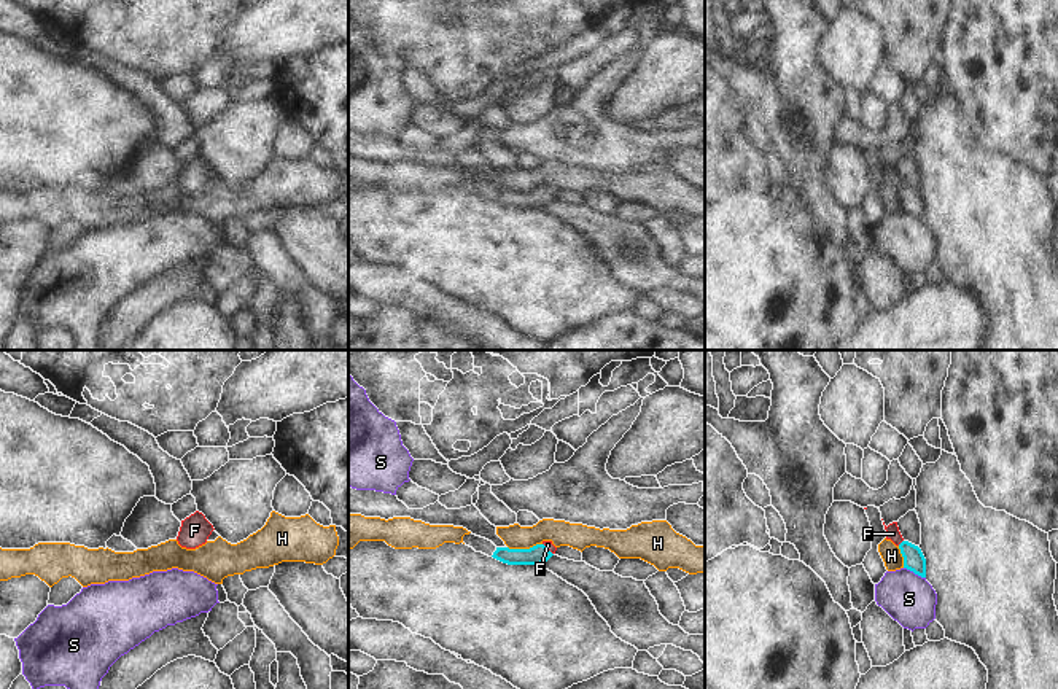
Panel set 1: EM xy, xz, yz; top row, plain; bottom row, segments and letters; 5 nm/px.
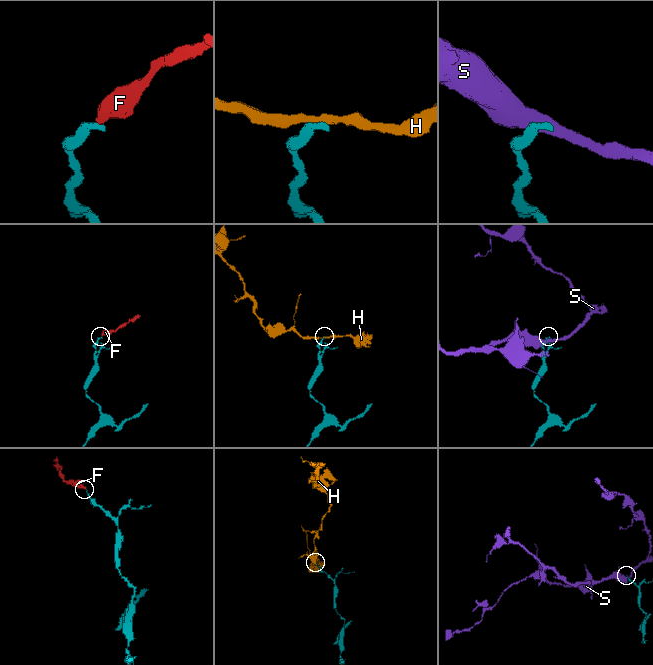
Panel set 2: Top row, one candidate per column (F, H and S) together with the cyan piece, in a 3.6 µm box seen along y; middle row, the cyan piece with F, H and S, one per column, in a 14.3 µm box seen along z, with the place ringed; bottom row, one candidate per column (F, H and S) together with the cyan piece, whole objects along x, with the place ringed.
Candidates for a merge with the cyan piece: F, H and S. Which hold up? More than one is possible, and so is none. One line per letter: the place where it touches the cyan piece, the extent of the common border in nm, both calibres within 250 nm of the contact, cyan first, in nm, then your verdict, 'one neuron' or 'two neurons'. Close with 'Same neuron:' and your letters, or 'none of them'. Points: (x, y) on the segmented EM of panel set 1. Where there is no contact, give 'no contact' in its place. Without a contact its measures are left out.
F: meets cyan in yz at (901, 543); contact 40 nm long; 110 nm thick on the cyan side, 70 nm on the other; one neuron
H: meets cyan in xz at (524, 549); contact 180 nm long; 100 nm thick on the cyan side, 130 nm on the other; two neurons
S: meets cyan in yz at (915, 573); contact 130 nm long; 110 nm thick on the cyan side, 260 nm on the other; two neurons
Same neuron: F

